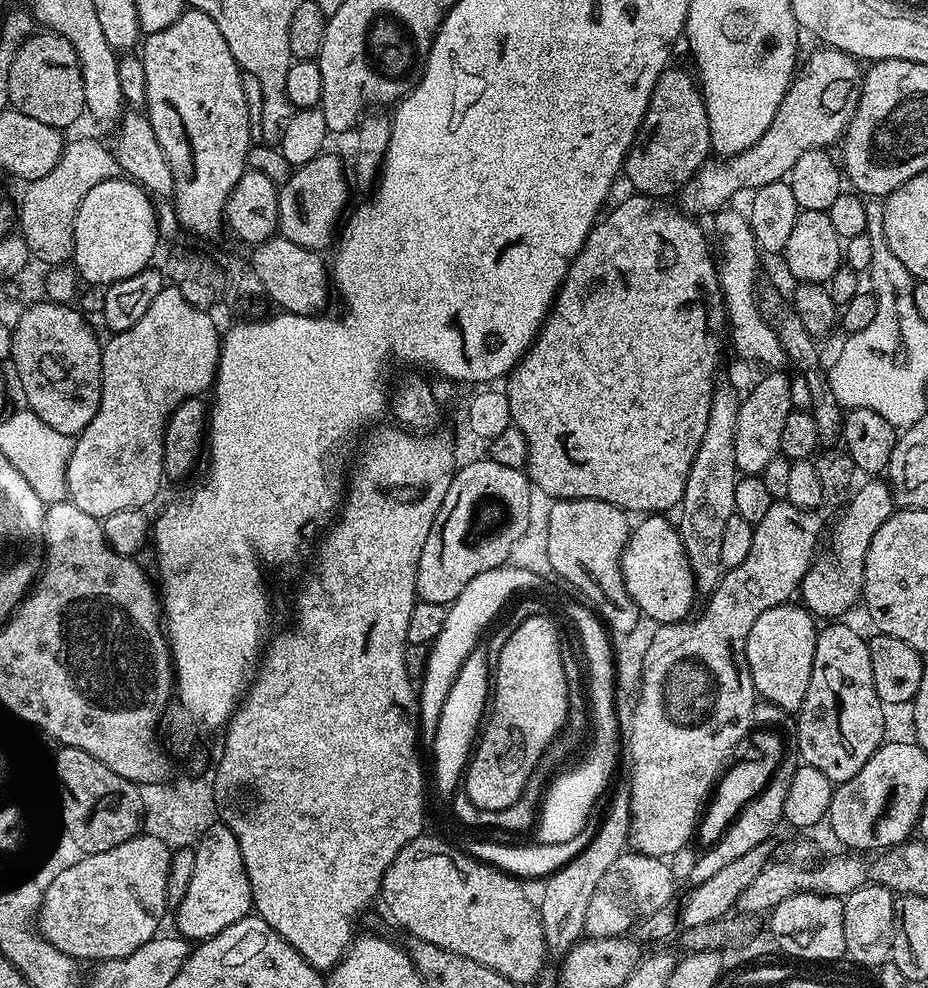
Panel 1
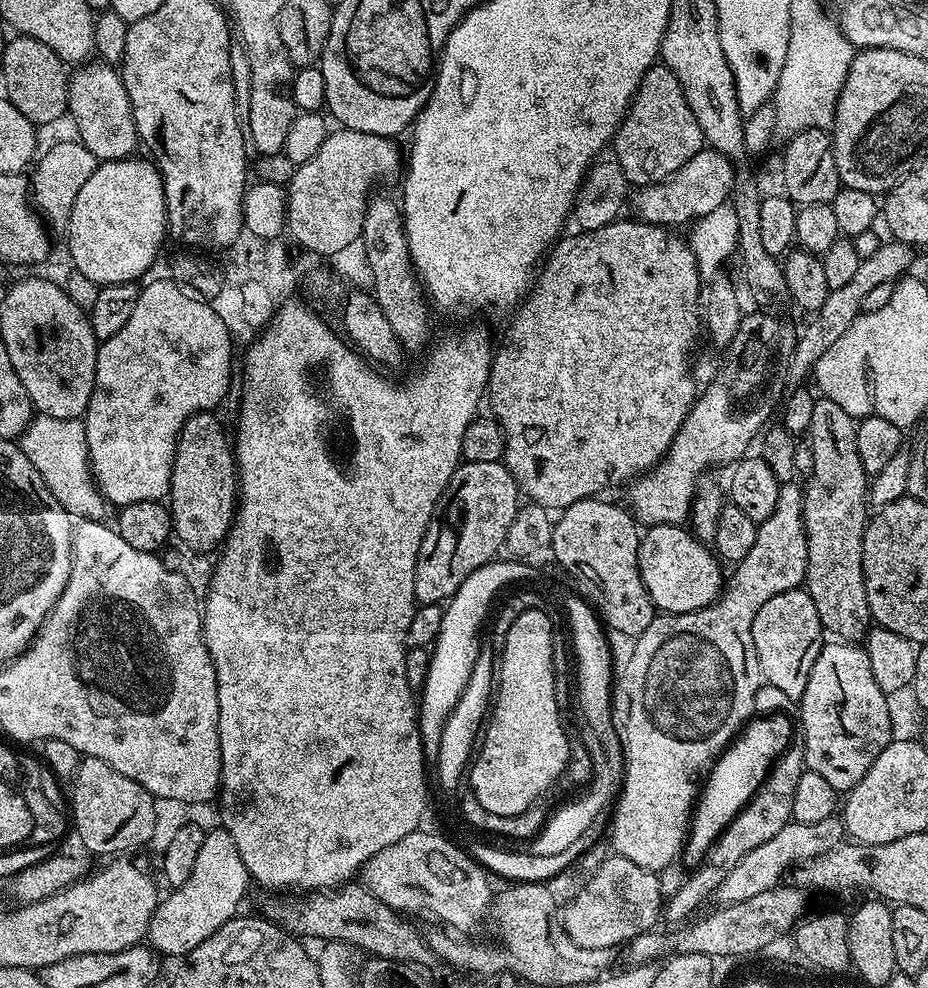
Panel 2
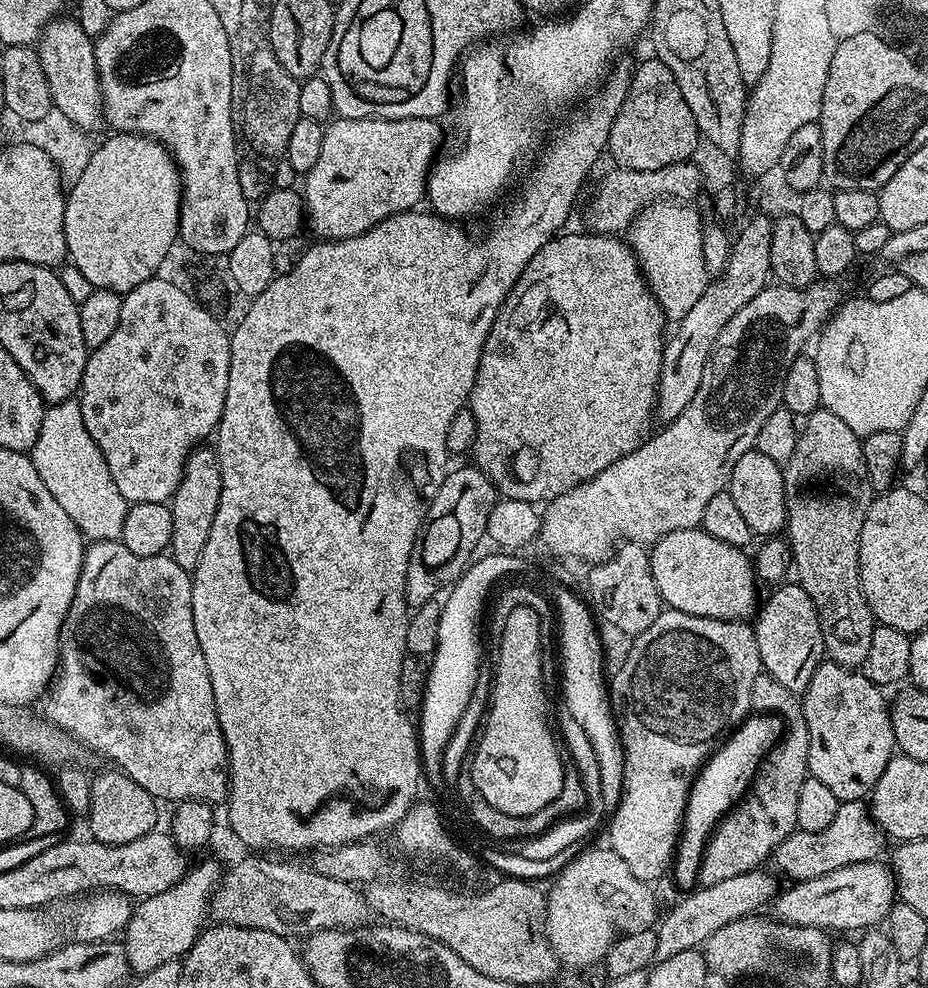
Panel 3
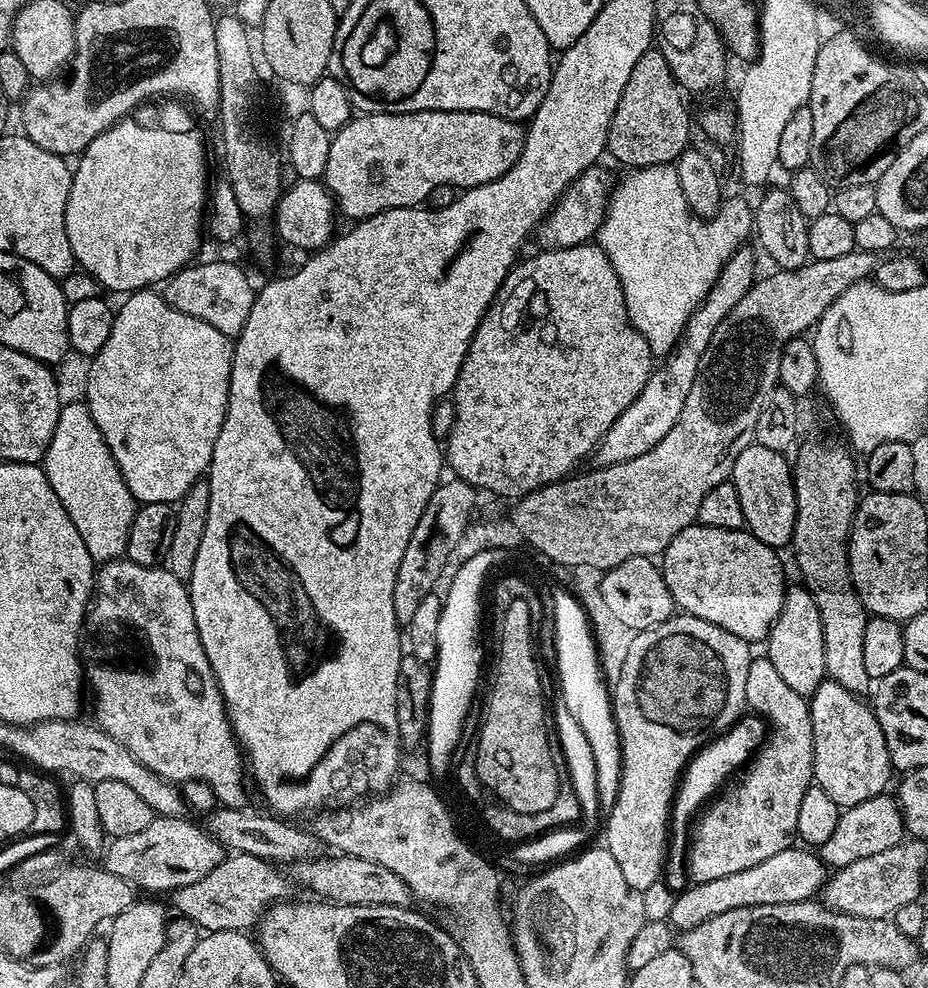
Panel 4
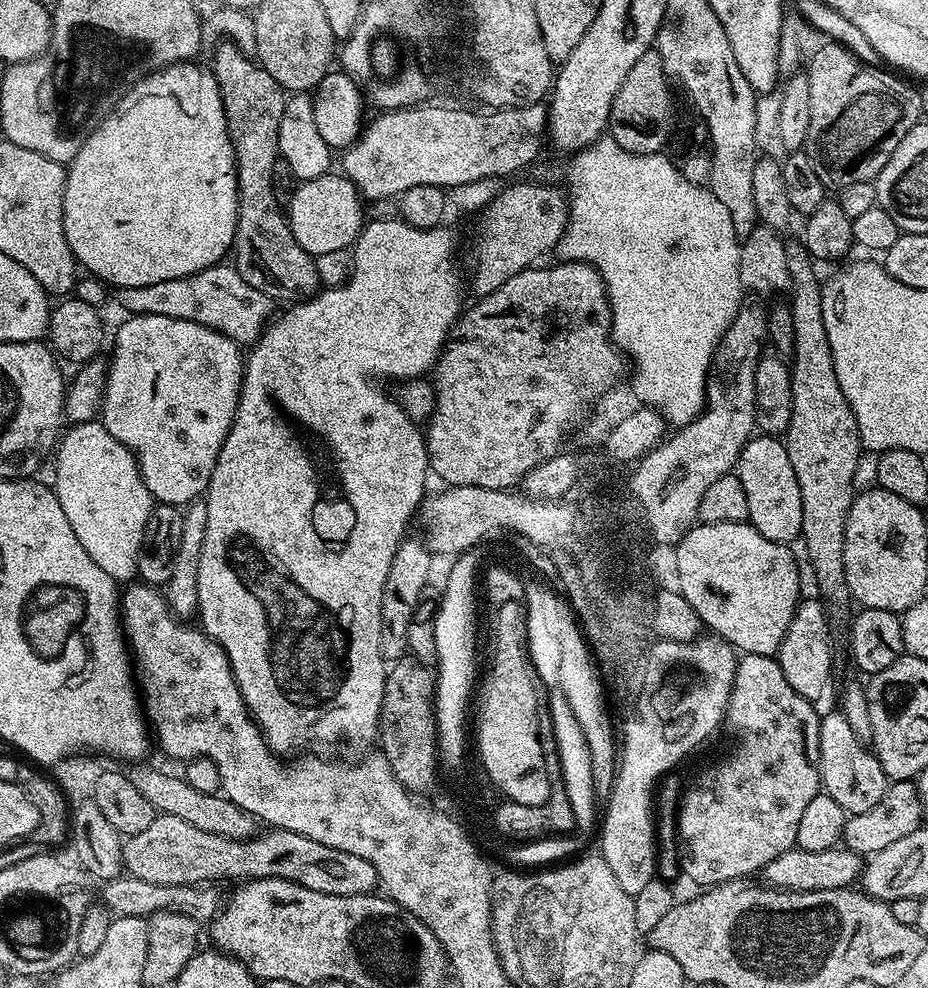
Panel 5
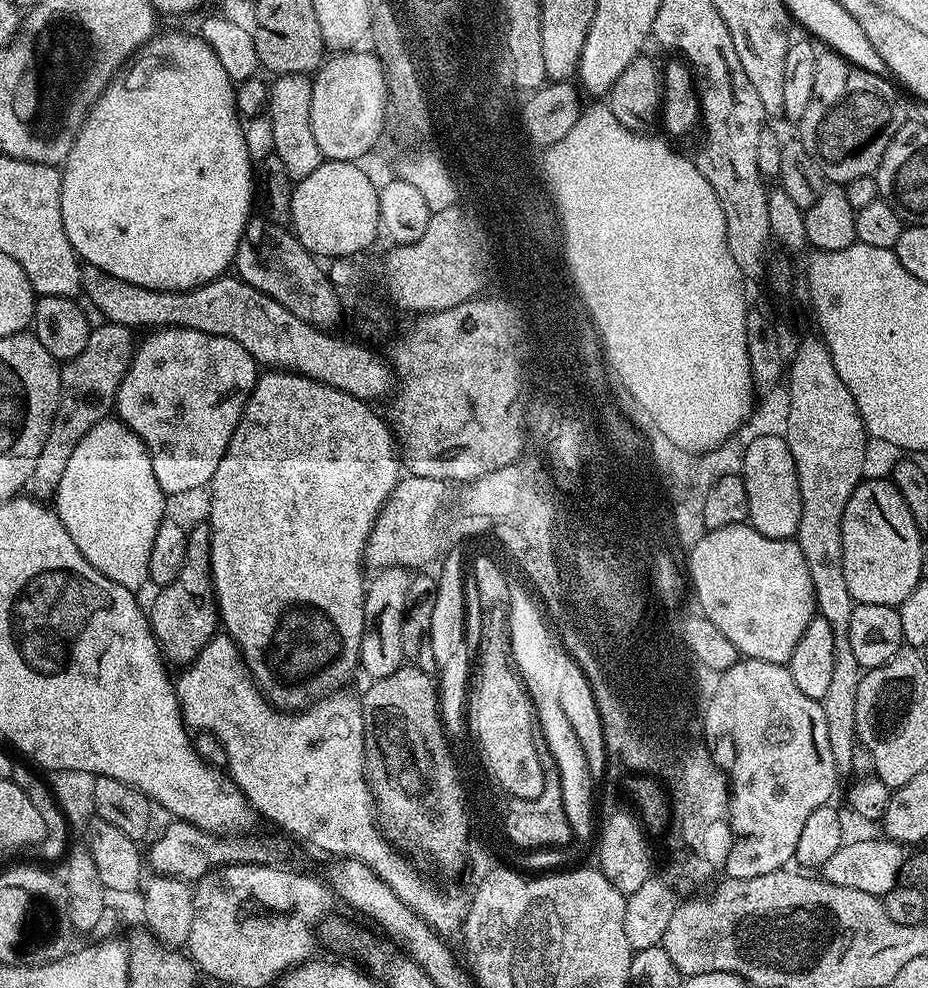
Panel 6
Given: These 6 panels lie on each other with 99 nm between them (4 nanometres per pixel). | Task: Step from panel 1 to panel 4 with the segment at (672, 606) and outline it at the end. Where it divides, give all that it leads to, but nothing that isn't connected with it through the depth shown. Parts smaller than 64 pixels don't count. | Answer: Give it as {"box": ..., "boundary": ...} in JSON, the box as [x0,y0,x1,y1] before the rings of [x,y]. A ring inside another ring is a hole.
{"box":[662,522,786,642],"boundary":[[[697,522],[682,530],[668,543],[662,553],[662,571],[677,609],[712,622],[715,626],[736,634],[738,638],[749,642],[764,642],[768,639],[772,623],[782,610],[786,591],[784,568],[776,556],[779,556],[777,549],[766,546],[766,542],[754,538],[747,530],[718,530]]]}

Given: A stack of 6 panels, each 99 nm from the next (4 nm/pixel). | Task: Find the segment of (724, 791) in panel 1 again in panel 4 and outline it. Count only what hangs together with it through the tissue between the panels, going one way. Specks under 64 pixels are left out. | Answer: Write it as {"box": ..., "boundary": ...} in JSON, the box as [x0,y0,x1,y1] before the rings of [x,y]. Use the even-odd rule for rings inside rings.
{"box":[662,714,767,894],"boundary":[[[755,714],[743,715],[724,733],[707,742],[692,759],[677,781],[669,812],[669,843],[662,879],[669,890],[677,894],[688,887],[687,849],[694,815],[742,768],[767,736],[767,721]]]}

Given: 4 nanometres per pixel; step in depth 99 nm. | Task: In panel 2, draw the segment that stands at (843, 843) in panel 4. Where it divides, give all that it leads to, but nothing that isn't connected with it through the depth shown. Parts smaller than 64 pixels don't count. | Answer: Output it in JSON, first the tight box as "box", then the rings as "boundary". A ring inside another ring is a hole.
{"box":[714,816,845,905],"boundary":[[[831,816],[822,818],[822,822],[793,822],[782,826],[774,838],[762,842],[762,846],[757,846],[755,850],[750,850],[730,874],[722,881],[722,886],[718,886],[714,900],[717,905],[741,904],[746,902],[746,898],[755,898],[762,894],[762,890],[781,887],[786,873],[796,867],[796,865],[806,862],[807,859],[817,858],[818,855],[826,854],[838,847],[845,839],[843,819]]]}

